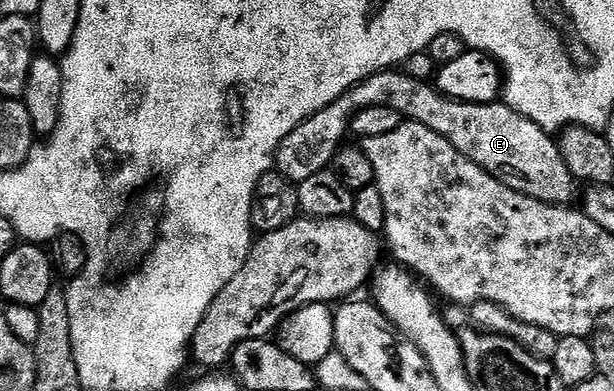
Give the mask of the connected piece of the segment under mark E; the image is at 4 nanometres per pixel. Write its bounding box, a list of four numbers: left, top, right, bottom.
[278,69,576,207]

